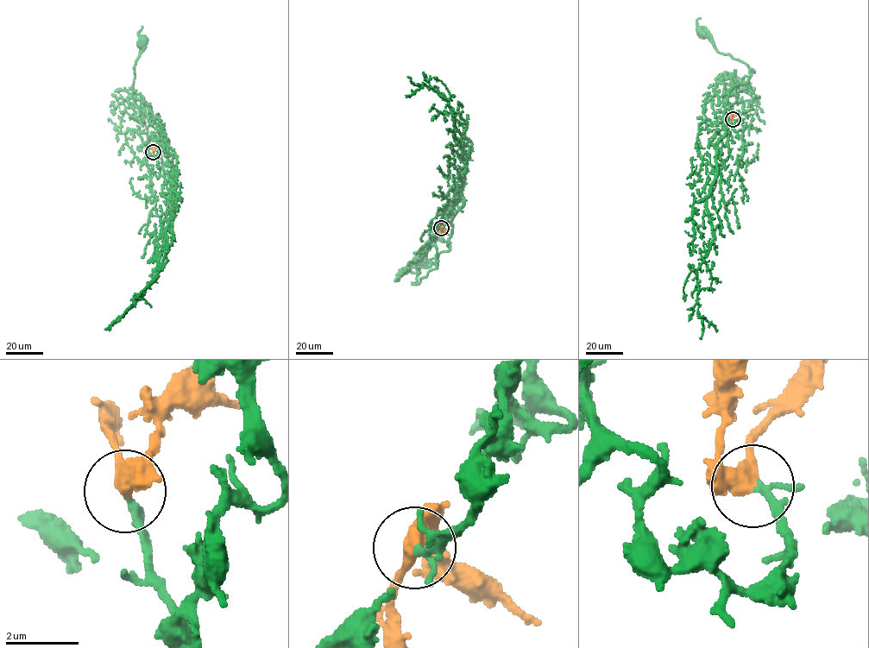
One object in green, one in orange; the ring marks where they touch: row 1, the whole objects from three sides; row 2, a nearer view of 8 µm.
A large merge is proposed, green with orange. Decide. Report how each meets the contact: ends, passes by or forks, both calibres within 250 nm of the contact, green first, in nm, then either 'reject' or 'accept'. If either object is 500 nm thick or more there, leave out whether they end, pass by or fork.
green passes by | orange passes by | 140/440 nm | accept

